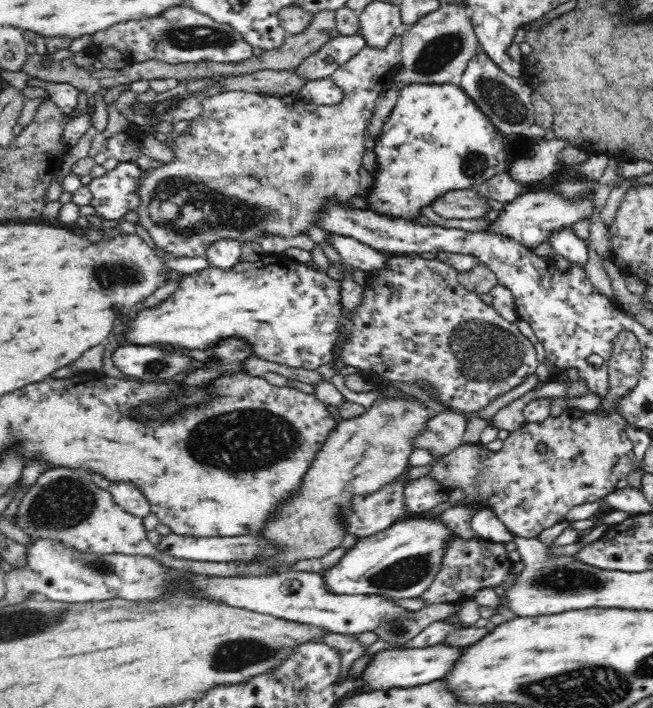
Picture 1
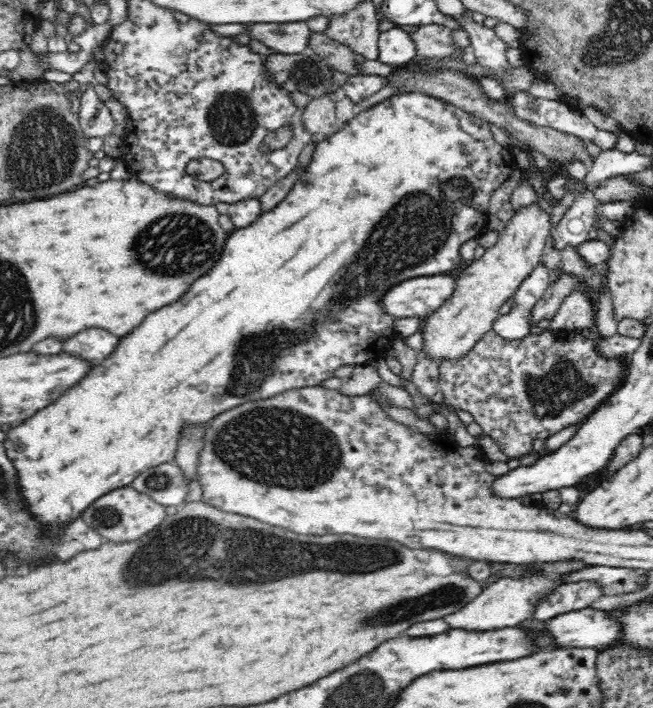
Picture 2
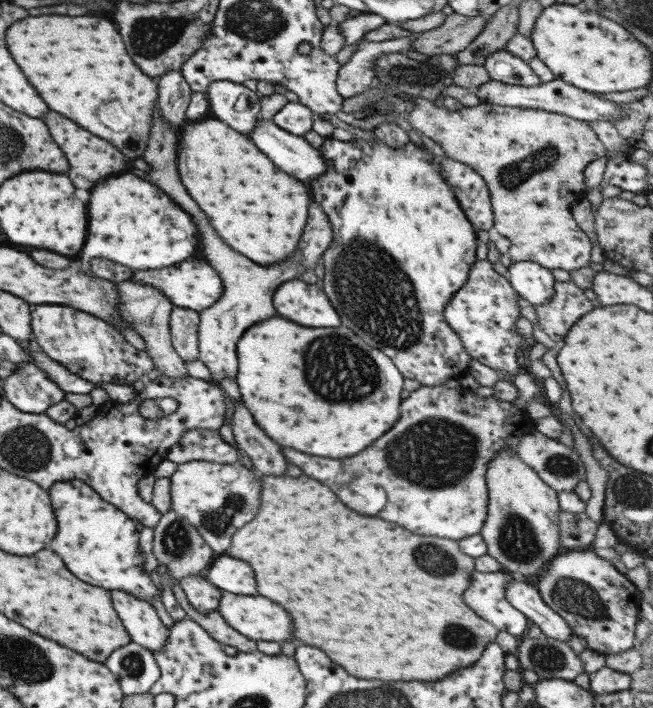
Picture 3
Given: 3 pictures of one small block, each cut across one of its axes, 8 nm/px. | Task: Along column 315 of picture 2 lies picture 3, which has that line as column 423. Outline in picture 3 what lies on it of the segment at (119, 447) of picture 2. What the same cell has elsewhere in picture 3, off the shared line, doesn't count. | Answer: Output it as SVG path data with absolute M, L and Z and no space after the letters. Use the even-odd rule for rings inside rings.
M329 137L323 140L317 151L319 151L321 158L325 159L327 168L325 168L325 172L319 174L317 179L307 181L307 184L311 188L311 198L321 206L321 210L329 218L329 225L333 230L333 240L331 240L329 248L323 252L323 256L321 256L323 258L323 270L325 270L321 288L327 294L327 298L329 298L331 306L335 308L337 316L341 318L341 324L345 324L353 334L357 334L371 348L379 348L398 368L403 379L409 378L409 380L419 382L421 386L434 387L443 385L445 380L458 379L461 375L466 374L467 366L469 366L469 361L472 358L465 352L459 337L445 322L443 308L451 300L451 296L465 284L469 267L476 259L475 248L479 242L476 237L476 231L469 224L465 214L463 214L463 210L459 208L453 192L443 181L439 162L433 162L433 146L426 142L420 148L408 141L401 148L389 148L383 142L379 142L378 139L343 142Z

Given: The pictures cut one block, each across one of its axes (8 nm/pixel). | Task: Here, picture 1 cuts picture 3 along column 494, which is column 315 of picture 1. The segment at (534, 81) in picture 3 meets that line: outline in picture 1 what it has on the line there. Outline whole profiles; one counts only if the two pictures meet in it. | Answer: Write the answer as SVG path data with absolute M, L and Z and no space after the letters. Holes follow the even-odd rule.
M358 33L352 36L339 34L293 71L307 82L330 79L338 67L344 66L366 46L364 37Z

